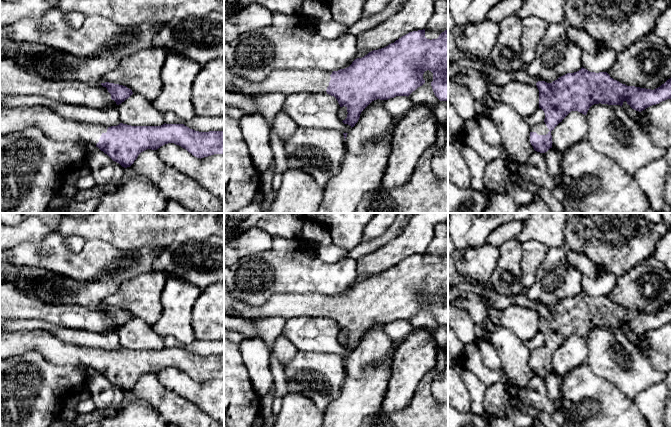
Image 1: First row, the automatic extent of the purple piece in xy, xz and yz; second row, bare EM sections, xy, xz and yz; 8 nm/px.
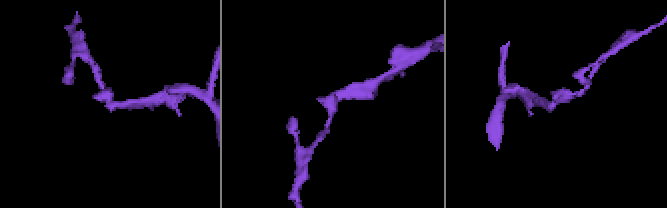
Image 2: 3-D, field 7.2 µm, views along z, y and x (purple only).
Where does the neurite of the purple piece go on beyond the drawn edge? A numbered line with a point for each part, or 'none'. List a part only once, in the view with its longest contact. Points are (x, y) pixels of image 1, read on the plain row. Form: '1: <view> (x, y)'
1: yz (541, 353)

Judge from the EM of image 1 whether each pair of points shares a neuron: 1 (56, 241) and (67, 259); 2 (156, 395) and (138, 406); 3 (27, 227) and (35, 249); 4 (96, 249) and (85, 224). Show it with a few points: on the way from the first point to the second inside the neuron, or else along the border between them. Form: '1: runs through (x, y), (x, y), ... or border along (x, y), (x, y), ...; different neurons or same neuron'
1: runs through (56, 245), (56, 248), (63, 255); same neuron
2: border along (136, 397), (146, 401), (163, 416); different neurons
3: border along (51, 230), (41, 240), (17, 243), (10, 248); different neurons
4: border along (86, 240), (102, 240), (114, 247); different neurons

